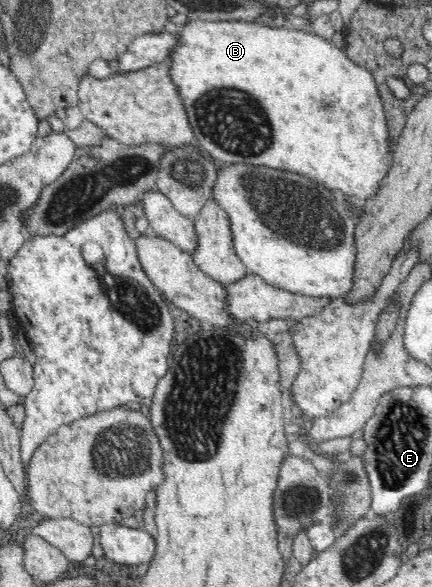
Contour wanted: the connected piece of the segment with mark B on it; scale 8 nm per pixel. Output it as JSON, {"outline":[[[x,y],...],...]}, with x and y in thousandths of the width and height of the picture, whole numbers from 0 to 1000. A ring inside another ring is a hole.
{"outline":[[[470,32],[456,34],[438,34],[428,43],[412,46],[412,60],[407,68],[407,77],[394,85],[394,135],[398,141],[407,147],[407,153],[419,160],[419,170],[426,177],[428,189],[433,191],[433,198],[438,198],[438,208],[442,208],[442,218],[447,218],[447,225],[451,225],[451,240],[458,250],[479,264],[486,266],[502,278],[516,279],[537,279],[537,278],[563,278],[572,281],[590,281],[600,284],[618,283],[634,288],[646,288],[655,291],[669,290],[669,293],[688,295],[690,298],[701,296],[704,302],[718,303],[720,307],[734,308],[738,312],[748,312],[752,319],[762,324],[769,324],[785,332],[792,334],[813,334],[819,341],[840,344],[847,339],[859,337],[880,319],[880,310],[891,303],[896,296],[898,286],[907,276],[907,262],[910,262],[910,245],[898,239],[898,215],[896,206],[891,203],[891,187],[887,186],[884,170],[880,169],[880,162],[875,160],[875,150],[870,145],[870,136],[866,129],[843,114],[831,112],[826,106],[817,109],[817,104],[806,97],[806,92],[796,85],[796,82],[785,83],[775,80],[766,70],[755,70],[750,65],[734,61],[727,55],[711,55],[706,51],[688,51],[676,48],[674,44],[655,44],[655,46],[630,46],[623,41],[609,41],[604,37],[579,39],[572,36],[481,36]],[[613,187],[618,187],[618,201],[623,201],[623,232],[618,232],[618,215],[613,215]]]}

